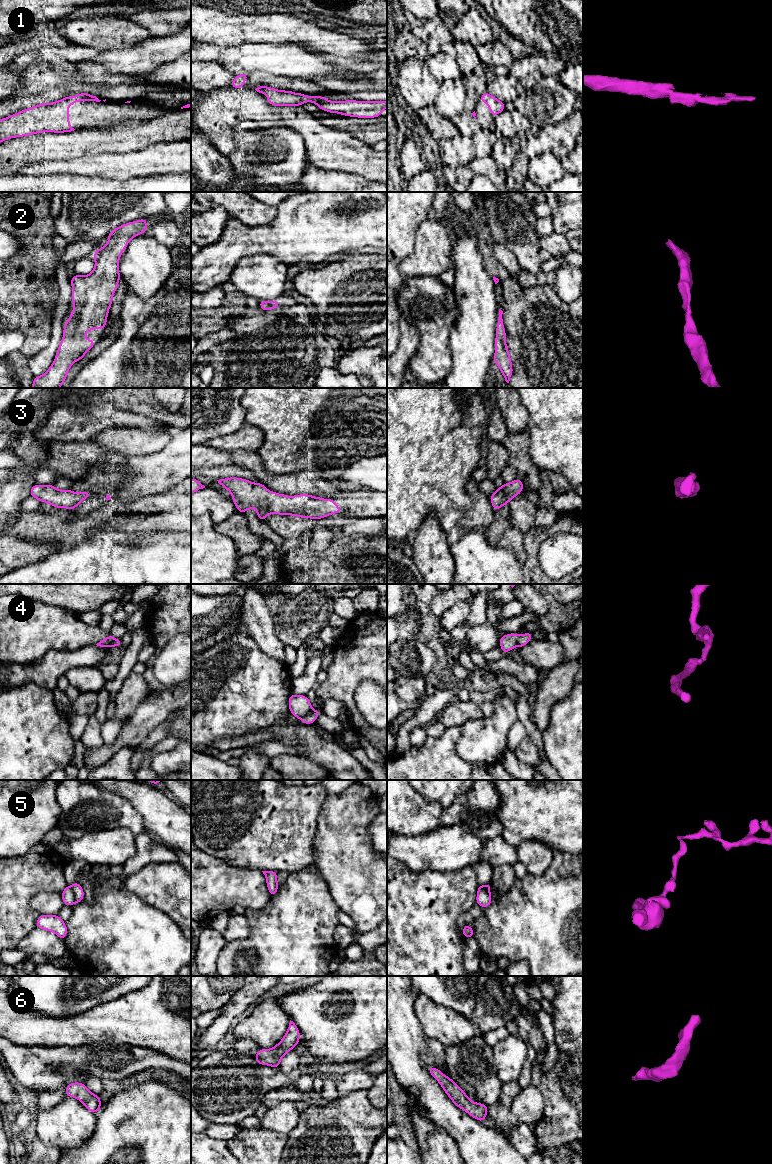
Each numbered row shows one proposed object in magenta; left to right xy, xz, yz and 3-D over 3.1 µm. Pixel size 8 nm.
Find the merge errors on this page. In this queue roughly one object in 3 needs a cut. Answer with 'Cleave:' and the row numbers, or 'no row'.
Cleave: 4, 5

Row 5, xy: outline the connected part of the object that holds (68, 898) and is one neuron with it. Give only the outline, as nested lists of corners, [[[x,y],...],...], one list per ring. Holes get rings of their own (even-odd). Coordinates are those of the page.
[[[68,885],[61,893],[64,906],[73,906],[75,898],[71,887]]]

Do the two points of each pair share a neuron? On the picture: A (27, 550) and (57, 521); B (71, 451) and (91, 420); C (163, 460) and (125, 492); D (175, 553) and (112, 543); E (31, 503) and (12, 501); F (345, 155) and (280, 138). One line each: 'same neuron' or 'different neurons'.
A: different neurons
B: different neurons
C: same neuron
D: same neuron
E: different neurons
F: different neurons

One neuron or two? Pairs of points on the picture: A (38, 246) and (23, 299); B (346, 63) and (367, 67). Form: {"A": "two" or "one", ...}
{"A": "one", "B": "one"}

